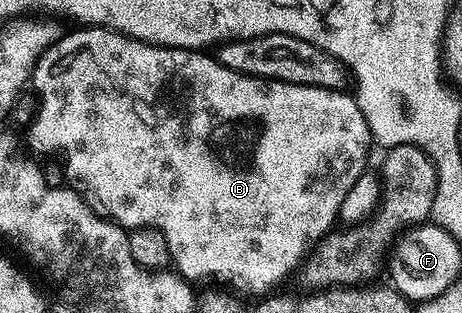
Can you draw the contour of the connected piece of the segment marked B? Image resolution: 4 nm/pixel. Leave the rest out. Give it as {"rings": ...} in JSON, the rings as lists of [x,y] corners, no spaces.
{"rings":[[[78,27],[75,30],[75,33],[63,32],[57,43],[49,45],[43,51],[34,68],[32,89],[34,85],[42,102],[30,125],[30,145],[35,149],[33,152],[50,153],[53,149],[62,148],[62,153],[66,156],[69,188],[75,189],[83,199],[90,202],[100,216],[109,217],[127,231],[151,227],[162,232],[164,239],[168,239],[170,259],[179,277],[197,283],[201,277],[214,276],[227,281],[231,290],[242,295],[269,294],[273,285],[278,284],[302,263],[311,245],[335,228],[334,220],[339,220],[348,191],[352,191],[356,179],[367,172],[366,156],[370,153],[372,138],[357,100],[341,89],[269,81],[263,77],[237,73],[224,67],[217,56],[206,51],[150,45],[147,41],[137,41],[123,33],[117,33],[115,29]]]}

